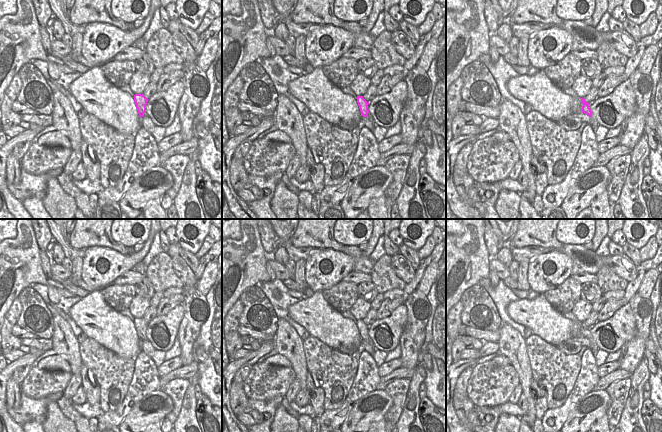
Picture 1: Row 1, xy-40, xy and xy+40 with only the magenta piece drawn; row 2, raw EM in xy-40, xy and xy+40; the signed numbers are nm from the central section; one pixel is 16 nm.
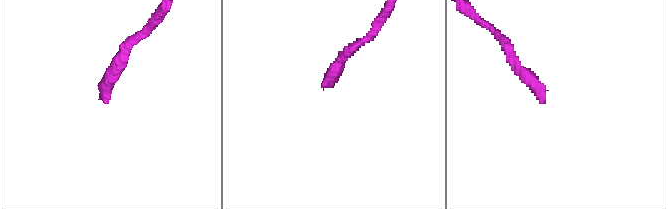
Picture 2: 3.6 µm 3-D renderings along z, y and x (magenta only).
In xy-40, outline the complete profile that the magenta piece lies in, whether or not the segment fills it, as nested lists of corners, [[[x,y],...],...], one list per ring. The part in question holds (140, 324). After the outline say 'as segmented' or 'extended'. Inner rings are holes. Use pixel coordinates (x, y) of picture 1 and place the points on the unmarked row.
[[[135,318],[133,322],[139,341],[144,341],[144,338],[146,337],[146,329],[149,323],[147,323],[143,318]]]; as segmented

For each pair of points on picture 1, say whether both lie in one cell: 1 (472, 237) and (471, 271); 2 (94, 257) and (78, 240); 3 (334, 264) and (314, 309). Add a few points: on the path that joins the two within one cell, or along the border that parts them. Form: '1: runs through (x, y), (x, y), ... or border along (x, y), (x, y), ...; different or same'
1: runs through (471, 245), (471, 263); same
2: border along (110, 248), (88, 246), (85, 249); different
3: border along (321, 290), (314, 292); different

